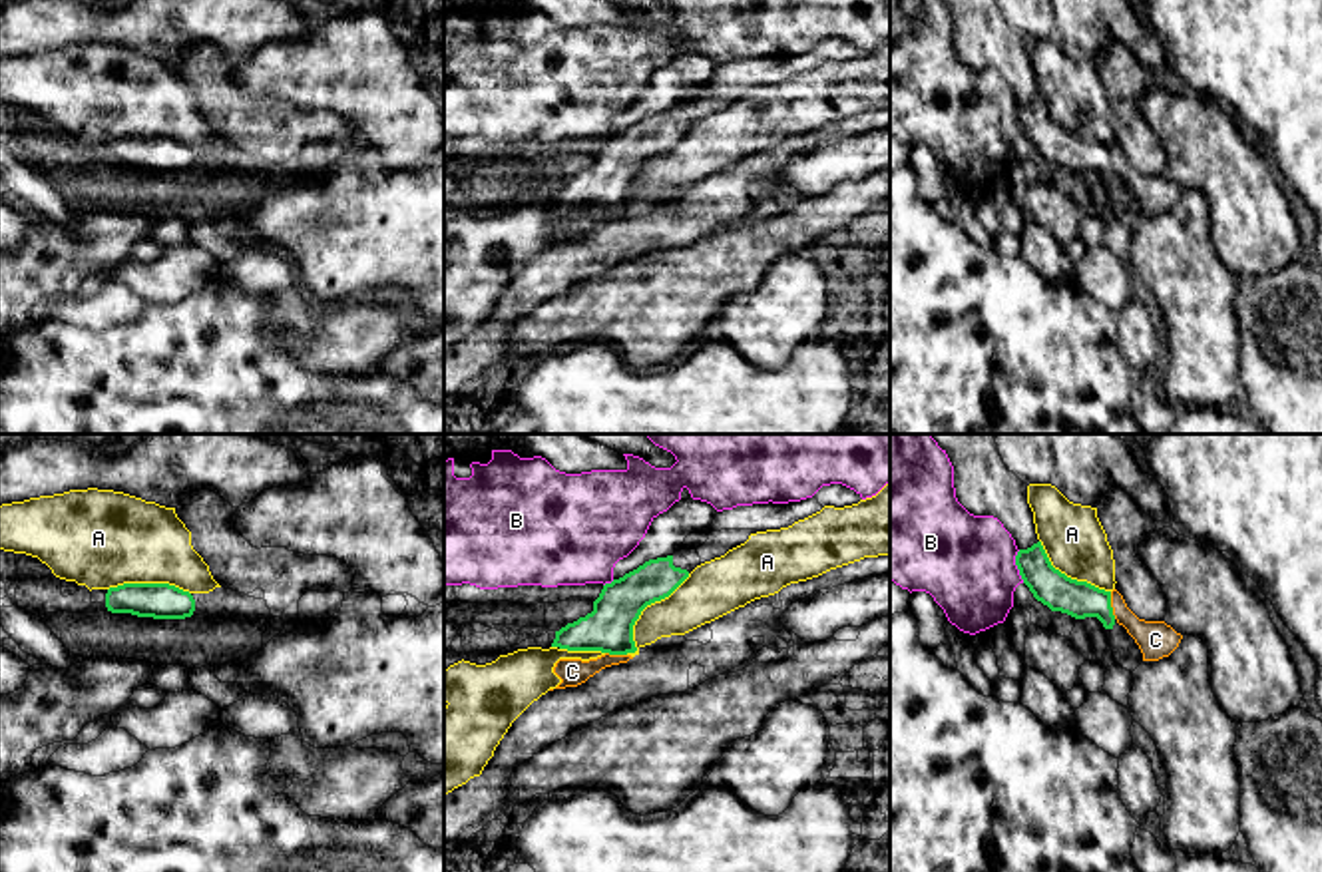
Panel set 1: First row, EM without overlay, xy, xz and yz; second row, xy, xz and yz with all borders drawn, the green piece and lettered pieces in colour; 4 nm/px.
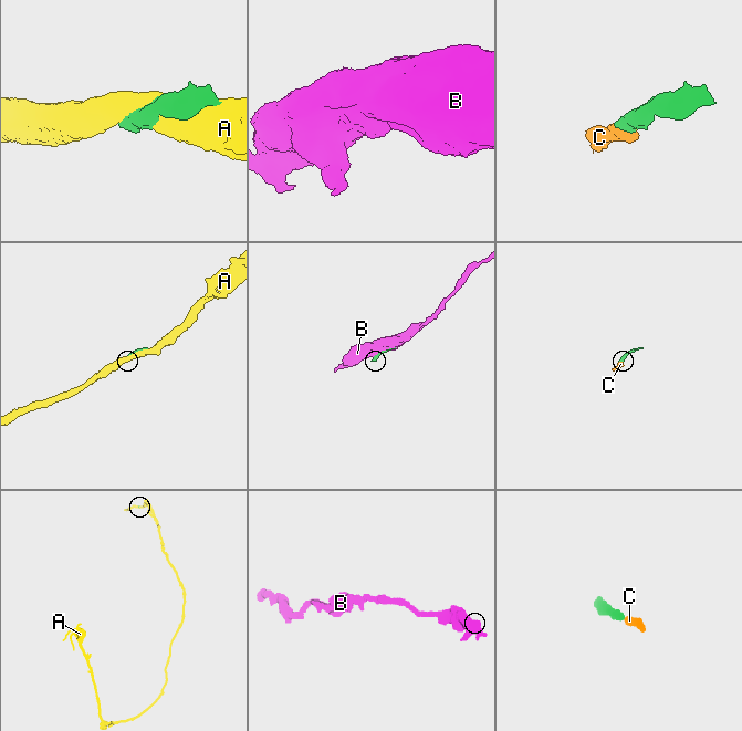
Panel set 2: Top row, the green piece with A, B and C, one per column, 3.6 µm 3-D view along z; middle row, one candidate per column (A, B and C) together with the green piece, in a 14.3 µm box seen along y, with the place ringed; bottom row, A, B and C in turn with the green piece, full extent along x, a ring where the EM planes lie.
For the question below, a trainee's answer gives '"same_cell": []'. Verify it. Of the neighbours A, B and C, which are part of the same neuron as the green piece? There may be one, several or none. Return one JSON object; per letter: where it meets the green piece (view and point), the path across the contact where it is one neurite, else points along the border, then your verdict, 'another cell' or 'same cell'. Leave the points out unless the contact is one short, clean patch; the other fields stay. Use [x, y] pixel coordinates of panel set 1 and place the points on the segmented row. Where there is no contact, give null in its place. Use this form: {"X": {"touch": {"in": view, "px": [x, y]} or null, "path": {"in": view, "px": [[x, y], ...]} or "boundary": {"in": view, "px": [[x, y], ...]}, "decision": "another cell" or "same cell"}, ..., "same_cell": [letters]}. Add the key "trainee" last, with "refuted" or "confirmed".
{"A": {"touch": {"in": "xz", "px": [642, 610]}, "decision": "another cell"}, "B": {"touch": {"in": "yz", "px": [1018, 566]}, "decision": "another cell"}, "C": {"touch": {"in": "yz", "px": [1109, 606]}, "decision": "same cell"}, "same_cell": ["C"], "trainee": "refuted"}

